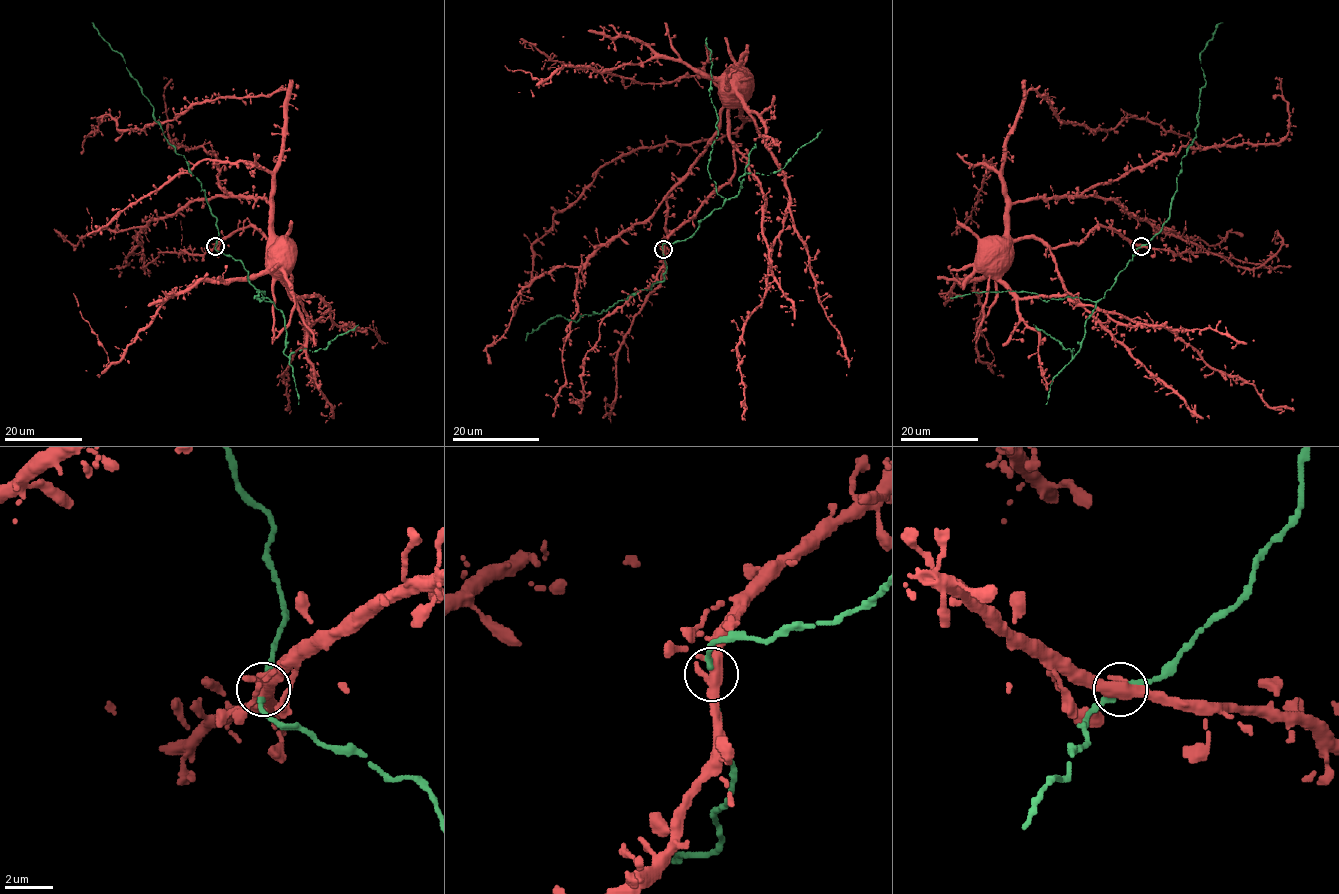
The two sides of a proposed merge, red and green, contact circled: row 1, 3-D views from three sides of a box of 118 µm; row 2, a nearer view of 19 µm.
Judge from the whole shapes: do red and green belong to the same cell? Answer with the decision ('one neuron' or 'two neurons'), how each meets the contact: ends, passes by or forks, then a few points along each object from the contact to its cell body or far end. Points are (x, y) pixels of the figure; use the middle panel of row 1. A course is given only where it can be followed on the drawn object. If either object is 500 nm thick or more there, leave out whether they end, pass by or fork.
one neuron; red passes by; green passes by; course red (662, 250), (664, 241), (734, 173), (728, 106), (733, 69); course green (662, 250), (664, 279), (649, 290), (599, 314), (582, 315), (575, 322), (550, 318), (525, 341)

